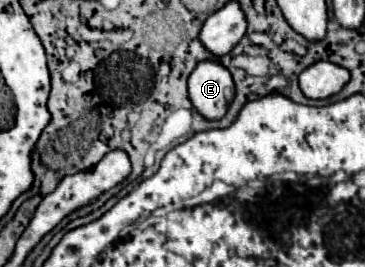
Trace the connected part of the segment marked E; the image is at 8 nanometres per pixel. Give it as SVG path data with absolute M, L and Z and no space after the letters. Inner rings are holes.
M202 61L188 79L188 95L206 119L220 119L234 99L230 71L218 61Z

